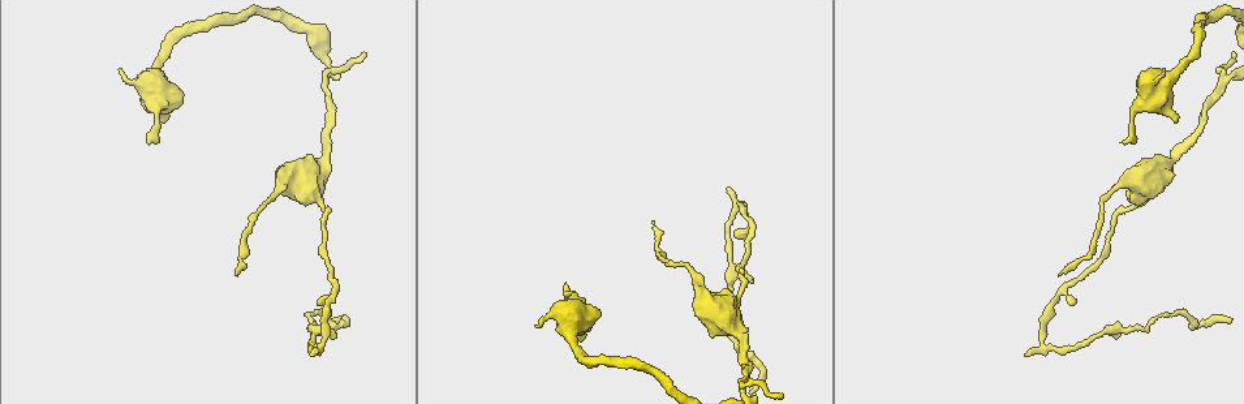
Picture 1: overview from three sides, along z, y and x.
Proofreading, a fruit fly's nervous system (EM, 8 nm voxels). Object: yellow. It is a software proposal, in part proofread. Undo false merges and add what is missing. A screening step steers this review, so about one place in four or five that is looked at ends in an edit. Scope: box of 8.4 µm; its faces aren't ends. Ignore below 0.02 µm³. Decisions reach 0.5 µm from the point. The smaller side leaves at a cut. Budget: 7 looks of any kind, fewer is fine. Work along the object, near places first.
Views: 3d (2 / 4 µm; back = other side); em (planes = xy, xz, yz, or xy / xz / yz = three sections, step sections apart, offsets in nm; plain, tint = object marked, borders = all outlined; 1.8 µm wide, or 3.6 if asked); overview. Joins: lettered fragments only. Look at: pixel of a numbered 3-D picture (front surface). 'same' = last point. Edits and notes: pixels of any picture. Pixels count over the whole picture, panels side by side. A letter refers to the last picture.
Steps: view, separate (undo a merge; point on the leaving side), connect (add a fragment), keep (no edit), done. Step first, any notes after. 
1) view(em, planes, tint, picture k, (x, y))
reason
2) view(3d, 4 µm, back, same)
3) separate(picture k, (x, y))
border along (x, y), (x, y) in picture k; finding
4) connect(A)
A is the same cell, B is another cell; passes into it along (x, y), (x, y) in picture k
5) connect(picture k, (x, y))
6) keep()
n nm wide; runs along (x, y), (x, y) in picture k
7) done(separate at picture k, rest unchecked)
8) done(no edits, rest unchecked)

view(em, planes, borders, picture 1, (538, 325))
free end

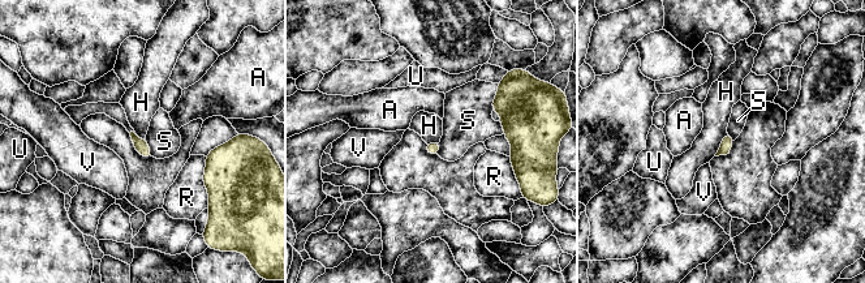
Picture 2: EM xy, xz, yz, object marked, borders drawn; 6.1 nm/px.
keep()
A, H, R, S, U and V are other cells; no lettered fragment goes on from it

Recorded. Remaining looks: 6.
view(3d, 2 µm, picture 1, (148, 144))
thin end

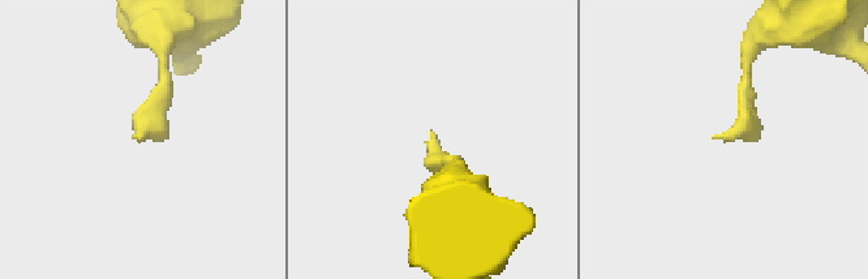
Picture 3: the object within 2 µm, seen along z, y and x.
view(em, planes, borders, picture 3, (431, 129))
now the EM

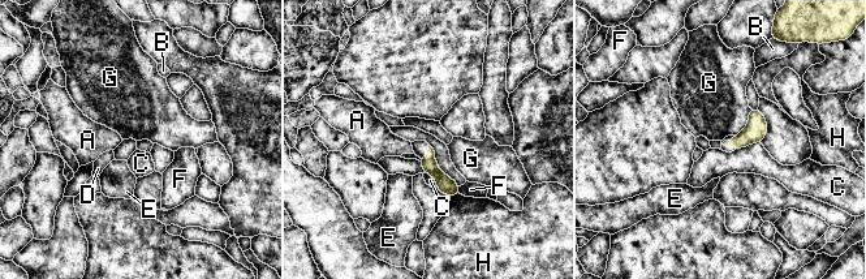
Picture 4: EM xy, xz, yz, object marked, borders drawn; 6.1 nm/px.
keep()
A, B, C, D, E, F, G and H are other cells; border along (750, 108), (748, 124), (735, 136) in picture 4; no lettered fragment goes on from it

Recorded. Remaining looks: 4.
view(em, planes, borders, picture 1, (1180, 147))
calibre changes

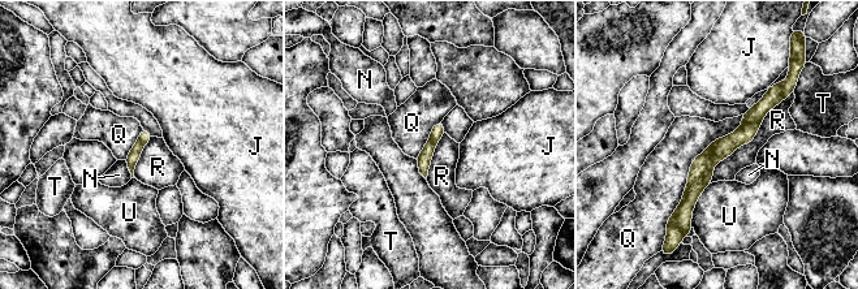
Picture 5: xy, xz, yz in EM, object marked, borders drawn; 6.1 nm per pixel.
separate(picture 5, (729, 143))
J, N, Q, R, T and U are other cells; two cells meet here

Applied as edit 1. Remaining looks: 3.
done(separate at picture 5, rest unchecked)

